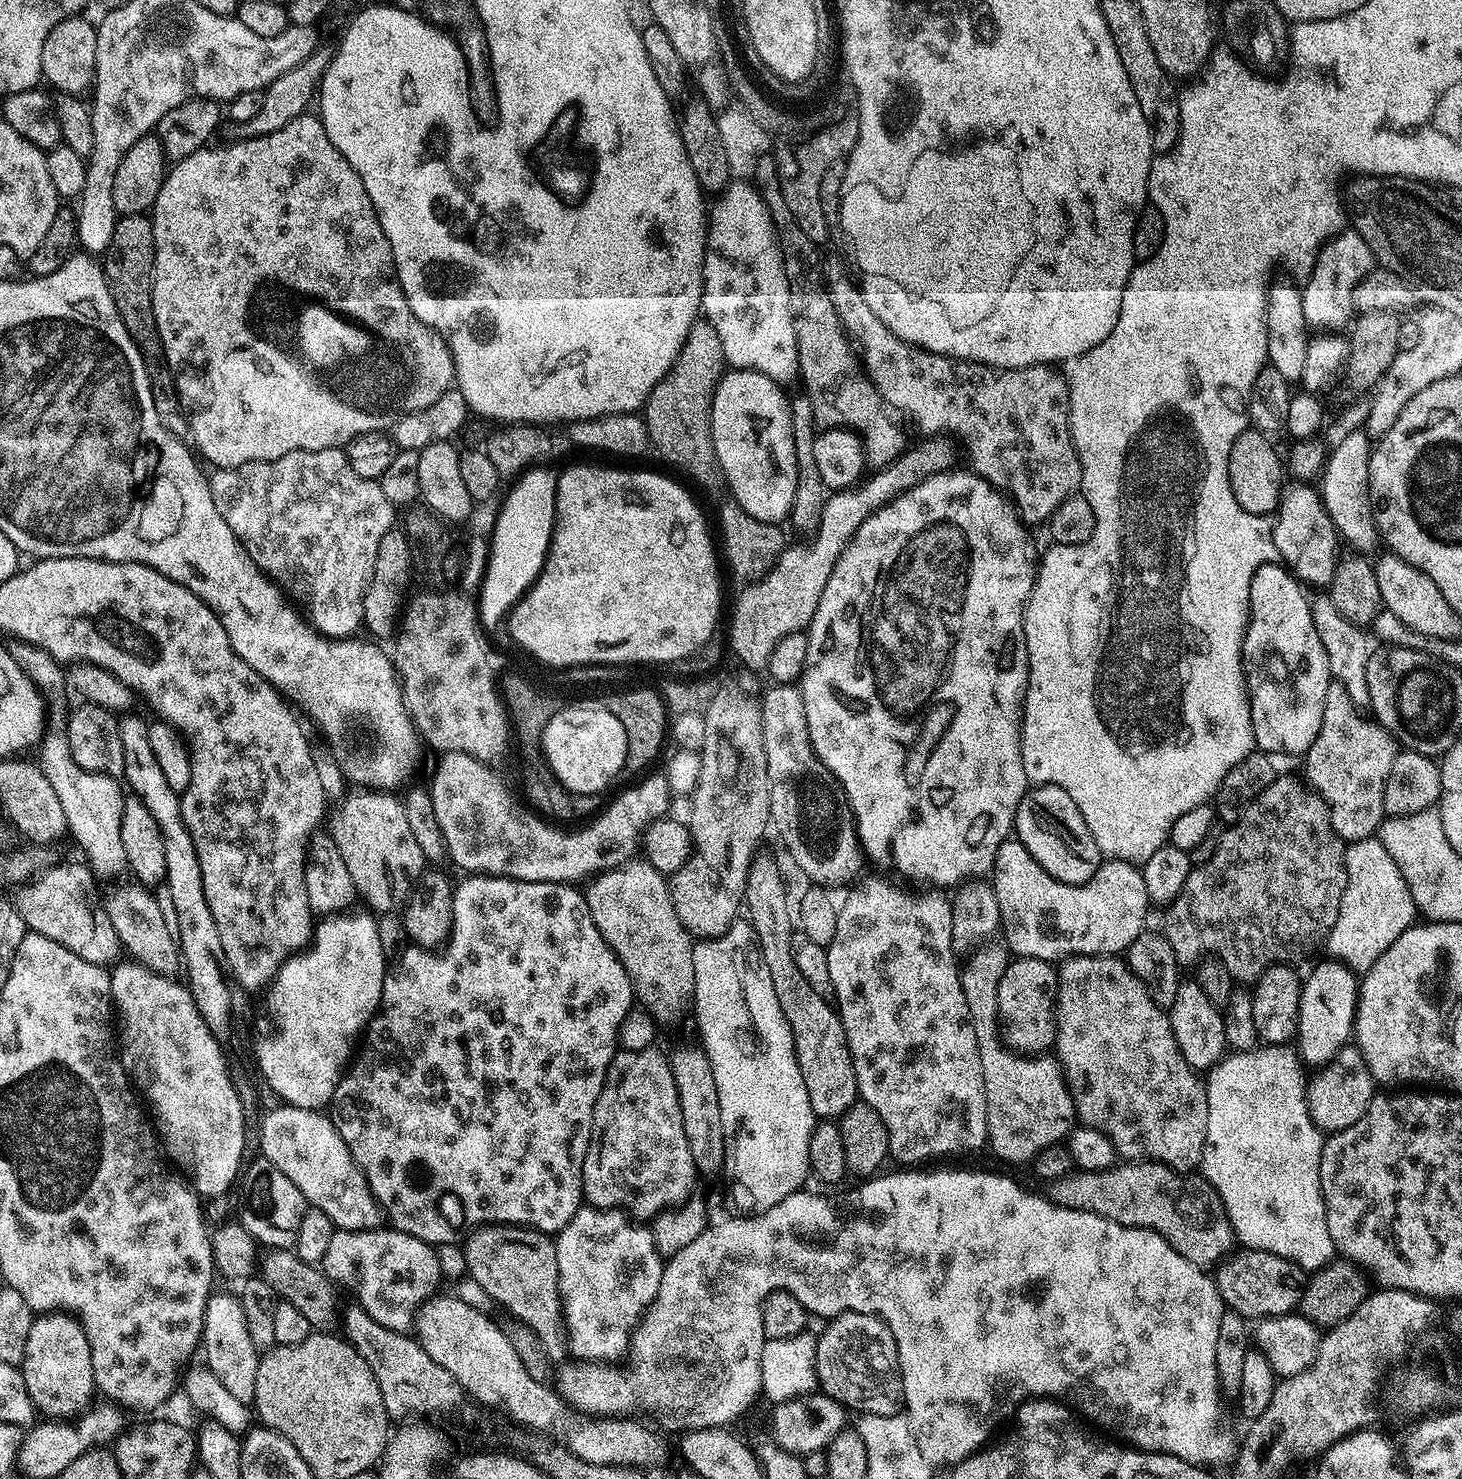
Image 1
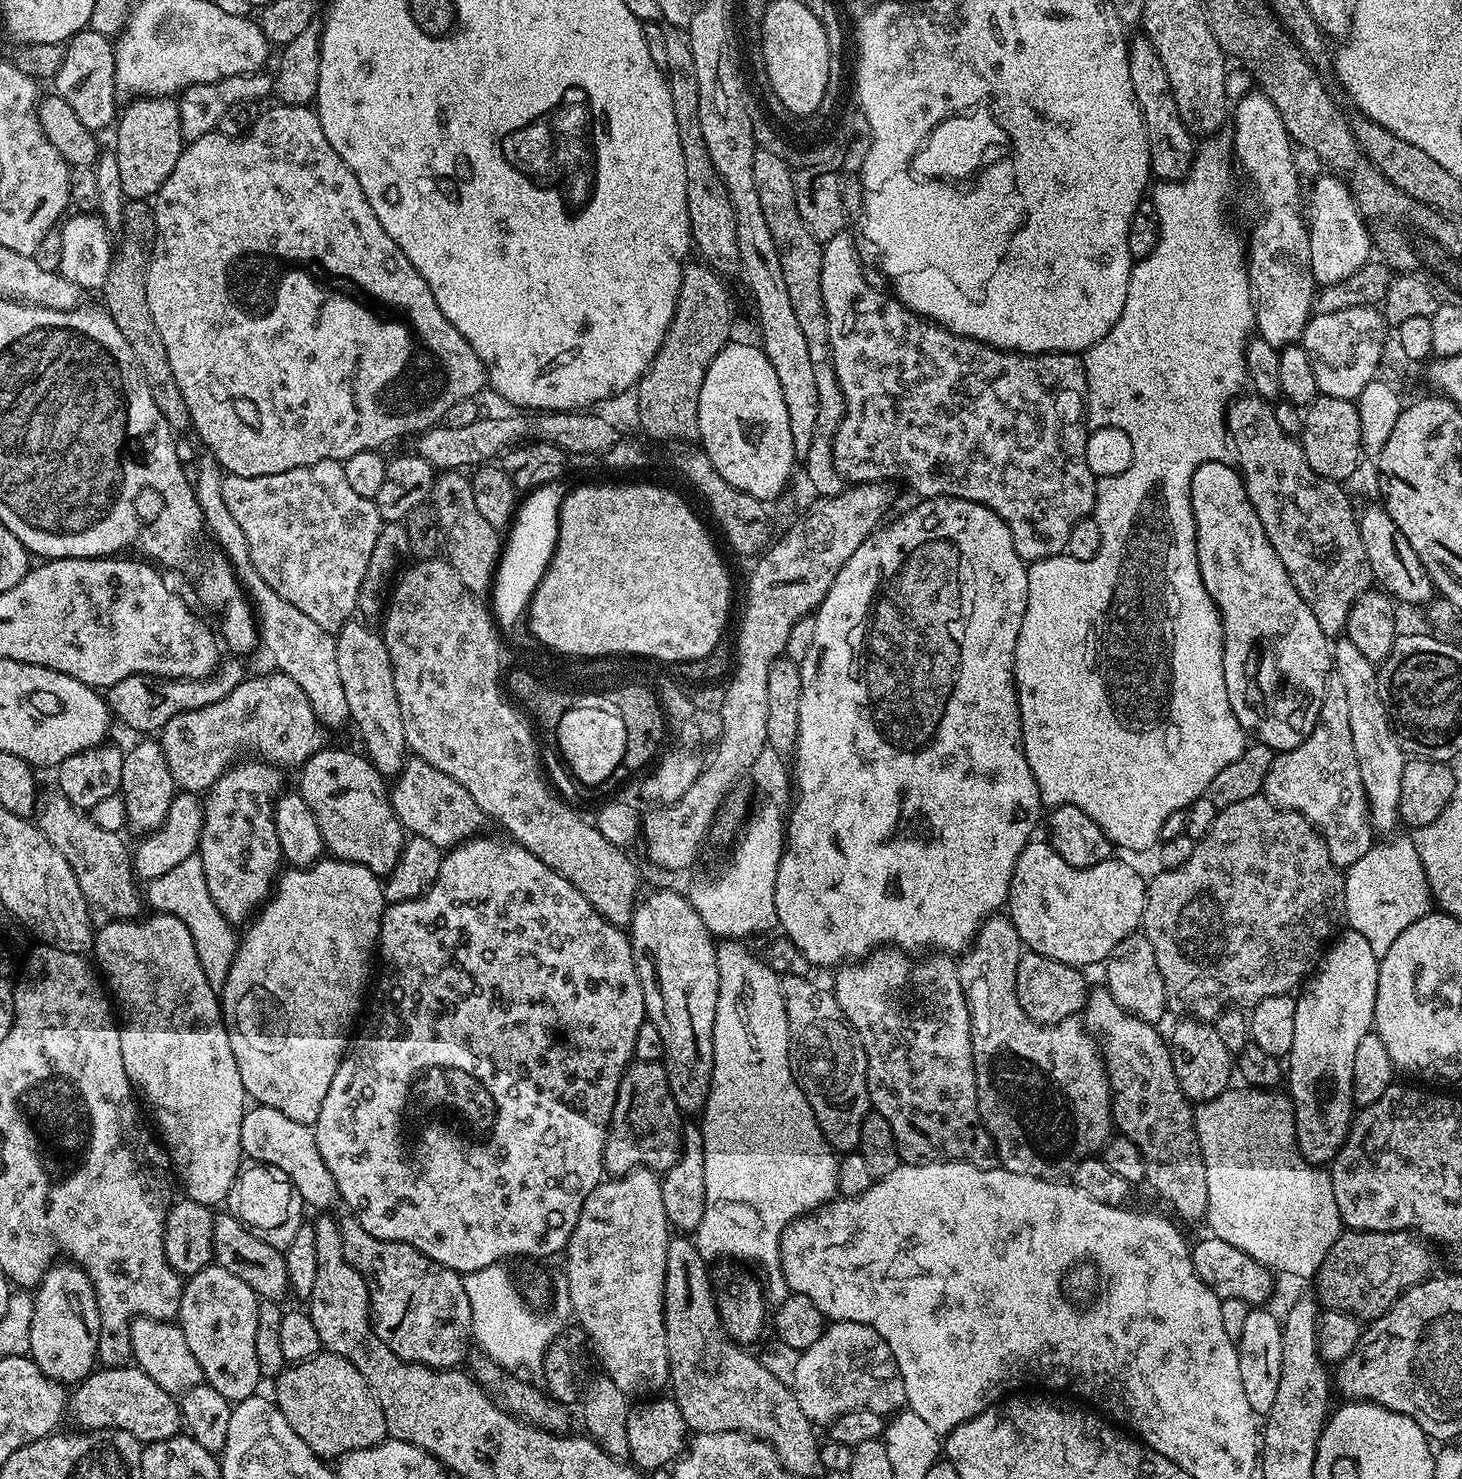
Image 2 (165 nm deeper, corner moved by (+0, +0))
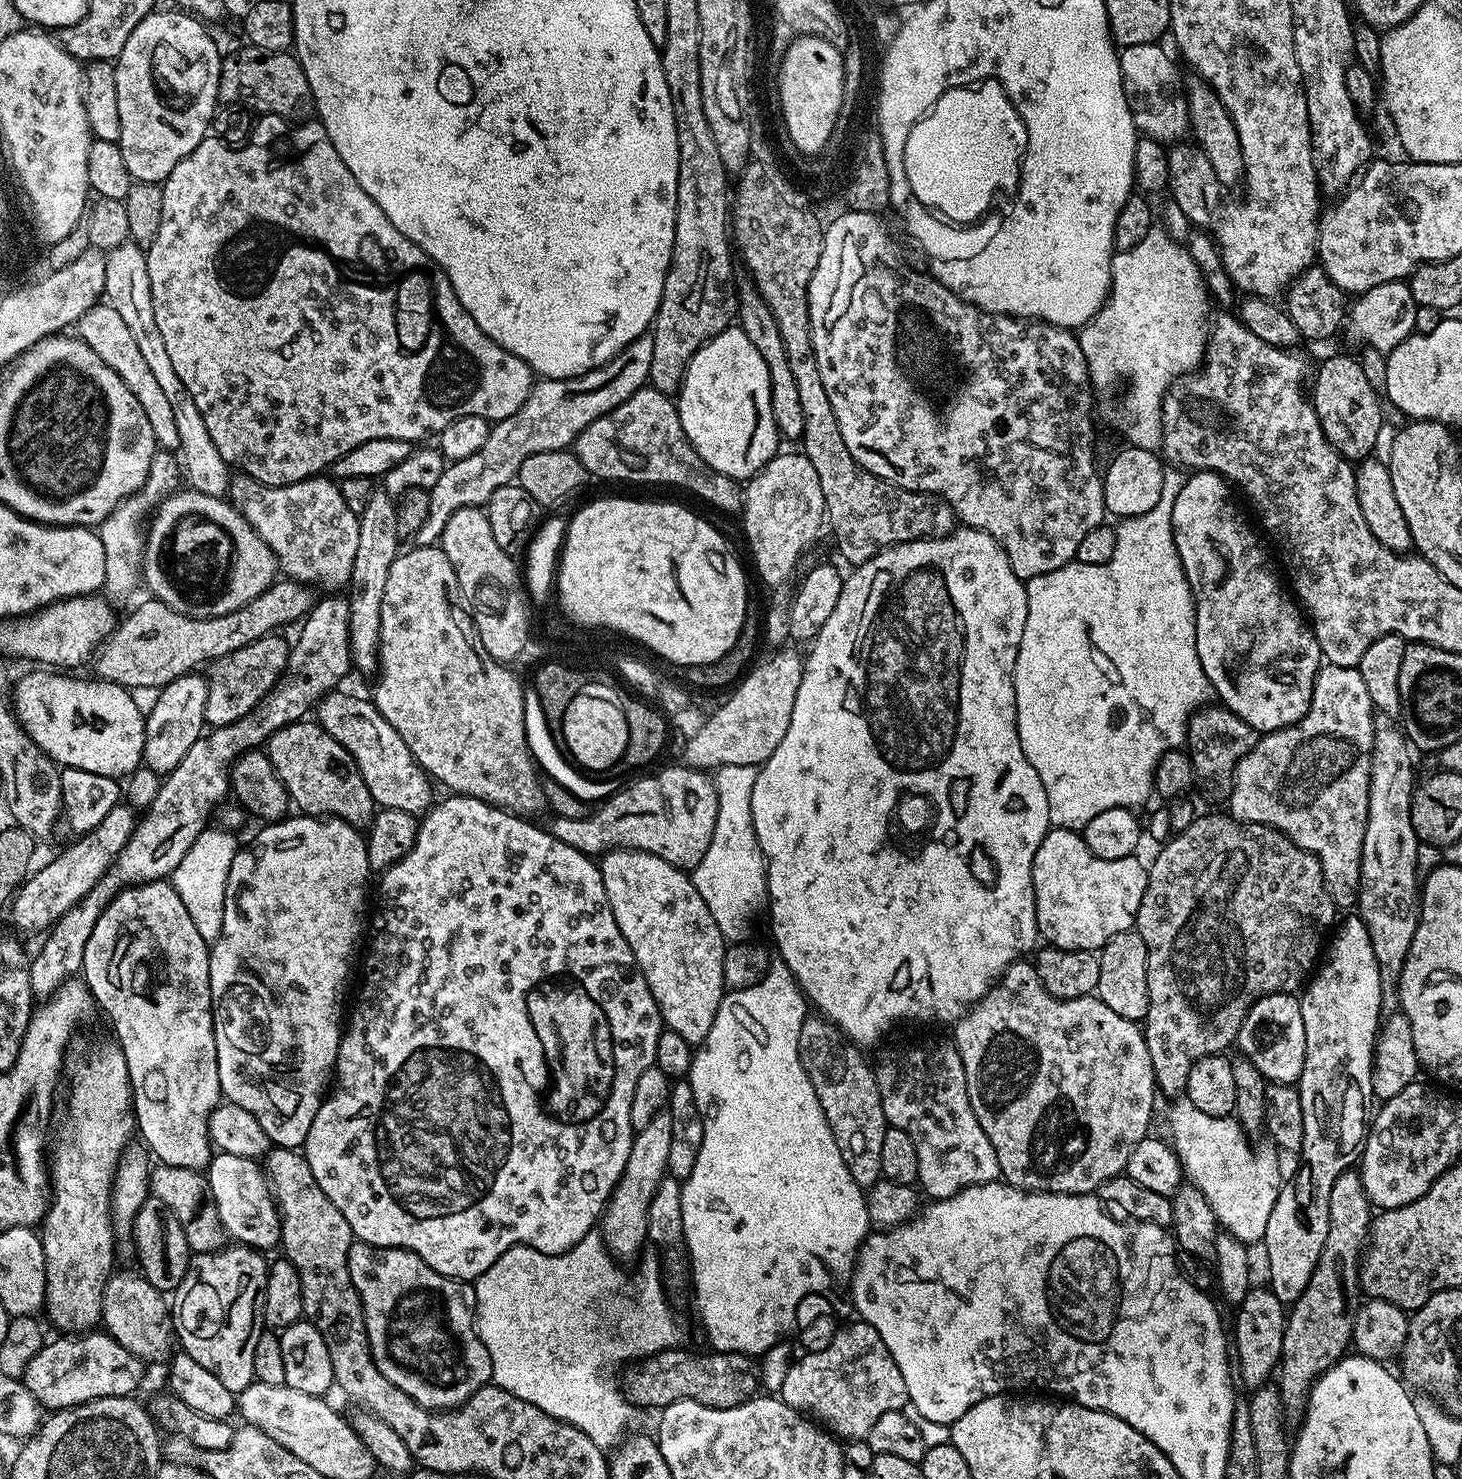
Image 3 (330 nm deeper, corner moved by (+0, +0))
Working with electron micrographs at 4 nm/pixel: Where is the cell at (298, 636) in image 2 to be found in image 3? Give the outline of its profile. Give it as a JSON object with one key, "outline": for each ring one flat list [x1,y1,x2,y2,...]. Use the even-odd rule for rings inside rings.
{"outline":[[136,242,114,246,106,253,104,261,106,282,103,299,114,310,118,310,119,317,126,322,139,352,154,374,155,381,159,383,159,389,166,394,167,401,173,407,174,424,180,438,178,459,181,469,186,473,187,487,194,492,224,496,230,483,230,465,224,461,222,454,218,454,218,446,214,446,214,438,210,438,210,430,206,430,206,422,202,422,202,414,198,414,194,398,186,390,186,386,182,386,182,378,178,378,178,373,170,362,170,353,166,351,162,330,158,330,158,321,154,318,154,302,150,298,150,270,145,249]]}

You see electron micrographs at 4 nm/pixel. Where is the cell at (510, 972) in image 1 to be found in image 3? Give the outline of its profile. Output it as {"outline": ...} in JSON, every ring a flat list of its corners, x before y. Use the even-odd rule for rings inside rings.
{"outline":[[448,794,445,797,441,804,440,801,433,803,432,807,423,813,415,846,379,877,380,921,376,924,376,933,372,936,372,945,369,946,368,957,364,960,364,981,360,984,360,997,353,1008,351,1005,346,1027,340,1037,334,1069,334,1087,320,1103,318,1114,314,1114,314,1122,310,1122,310,1134,306,1134,302,1151,310,1170,314,1170,314,1178,318,1178,322,1194,326,1194,326,1198,330,1198,330,1202,334,1202,334,1206,342,1210,342,1218,350,1222,350,1230,359,1243,373,1244,379,1248,405,1248,418,1254,418,1258,422,1258,426,1266,438,1270,438,1274,448,1276,452,1280,475,1282,483,1272,490,1270,490,1266,494,1266,494,1262,498,1262,498,1258,502,1258,502,1254,506,1254,506,1250,518,1244,538,1250,542,1256,560,1256,569,1252,578,1242,582,1242,582,1238,586,1238,586,1234,597,1227,630,1158,634,1135,630,1106,634,1102,634,1086,638,1086,638,1078,642,1078,642,1074,646,1074,646,1070,655,1065,660,1033,665,1029,665,1022,660,1016,654,994,651,993,639,966,635,964,635,956,614,920,597,861,574,850,574,846,566,846,566,842,558,842,558,838,554,838,551,831,544,829,543,832,531,819,506,812,503,808,495,808,485,800,473,796]]}

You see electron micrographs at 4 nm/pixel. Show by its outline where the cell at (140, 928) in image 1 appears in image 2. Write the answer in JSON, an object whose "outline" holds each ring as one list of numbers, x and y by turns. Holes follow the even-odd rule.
{"outline":[[53,794,38,808,38,827,40,833,52,843,54,850,70,862,70,870,78,880,78,886,89,905,101,908,105,917,114,920,134,920,141,915,142,892,136,889,138,877,132,870,130,848,116,832,103,828,91,820,91,815,74,807,65,796]]}

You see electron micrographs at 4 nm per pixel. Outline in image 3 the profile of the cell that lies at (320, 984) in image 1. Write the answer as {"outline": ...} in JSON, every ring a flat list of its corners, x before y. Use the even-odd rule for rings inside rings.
{"outline":[[292,814,285,819,265,823,263,827,252,848,241,847,230,866,230,878,226,878,226,910,222,914,222,934,218,934,218,938,211,941,208,954,212,1025,218,1046,218,1080,223,1099,234,1106,242,1106,242,1110,250,1110,250,1114,258,1118,262,1130,266,1130,273,1145,299,1149,306,1134,310,1134,310,1122,314,1122,314,1114,318,1114,320,1103,334,1080,342,1021,346,1016,344,987,348,984,352,955,356,952,356,943,359,942,360,931,364,928,364,903,368,900,368,841,357,825,347,824,339,818]]}

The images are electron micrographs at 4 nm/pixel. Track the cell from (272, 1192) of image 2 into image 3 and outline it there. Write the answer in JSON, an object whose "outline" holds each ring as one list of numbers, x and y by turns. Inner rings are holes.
{"outline":[[216,1152,208,1163,206,1175,208,1189,218,1206,218,1218,222,1220,225,1233,235,1243,246,1244,249,1248,275,1249,280,1242,280,1211,276,1209,276,1198,272,1194,272,1185,268,1183,265,1169,250,1158]]}

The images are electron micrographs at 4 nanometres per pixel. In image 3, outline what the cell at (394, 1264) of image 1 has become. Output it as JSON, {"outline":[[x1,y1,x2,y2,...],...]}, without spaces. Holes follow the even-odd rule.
{"outline":[[359,1242,350,1246,348,1269,356,1293,360,1295,372,1360,402,1394,418,1402,418,1406,447,1412,461,1408,477,1390,491,1381,492,1363,476,1328,476,1290,471,1283,438,1274,438,1270,426,1266,418,1254,405,1248,379,1248]]}

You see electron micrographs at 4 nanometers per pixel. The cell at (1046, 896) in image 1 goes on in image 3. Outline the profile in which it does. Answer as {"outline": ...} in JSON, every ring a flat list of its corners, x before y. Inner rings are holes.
{"outline":[[1049,827,1038,854,1034,854,1032,881,1036,903,1036,930,1049,945,1062,950,1086,950,1099,953,1114,938,1114,934,1133,931,1136,927,1138,906,1142,906,1142,894,1146,894,1147,867,1136,861,1135,855,1126,858,1098,858,1086,846,1083,835,1071,828]]}

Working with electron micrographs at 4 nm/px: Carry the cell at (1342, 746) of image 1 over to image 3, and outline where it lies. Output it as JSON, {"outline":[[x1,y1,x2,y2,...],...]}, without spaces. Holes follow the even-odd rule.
{"outline":[[1325,663,1321,667,1314,682,1314,690,1310,698,1310,710,1297,724,1292,724,1289,728,1283,728,1277,732,1270,732,1261,735,1260,741,1242,758,1242,762,1236,767,1234,776,1234,786,1226,801,1227,811,1232,819,1240,821,1241,824,1265,824,1274,830,1289,836,1295,844,1302,850,1314,854,1322,866,1324,881,1328,887,1328,892,1332,896,1332,901,1340,910,1352,910,1357,907,1360,895,1360,867,1362,866,1362,838,1366,838,1366,822,1368,821,1368,807,1370,806,1370,766,1372,765,1372,747,1374,746,1374,734,1378,727,1378,720,1374,715,1372,699,1370,693,1366,691,1366,682,1362,682,1362,674,1359,667,1347,668,1346,666,1334,666]]}

